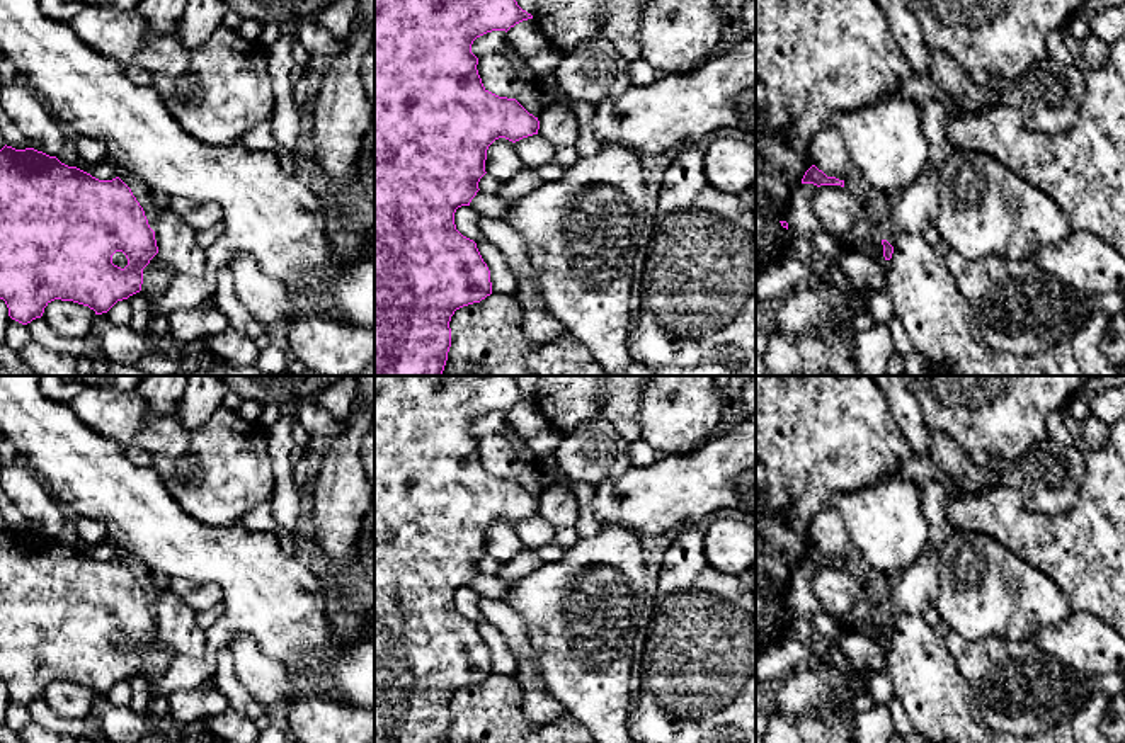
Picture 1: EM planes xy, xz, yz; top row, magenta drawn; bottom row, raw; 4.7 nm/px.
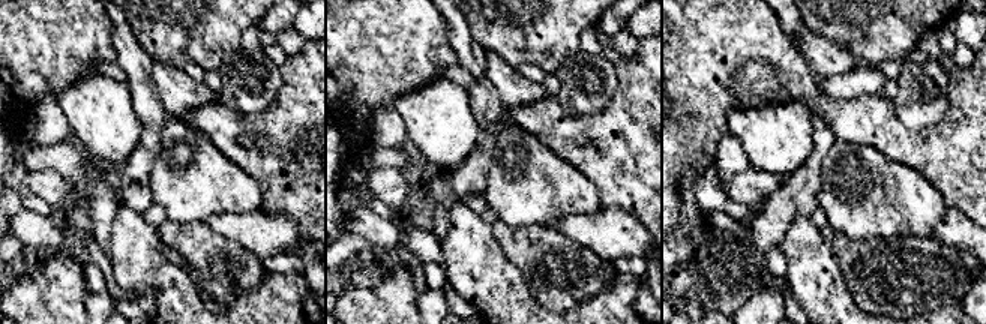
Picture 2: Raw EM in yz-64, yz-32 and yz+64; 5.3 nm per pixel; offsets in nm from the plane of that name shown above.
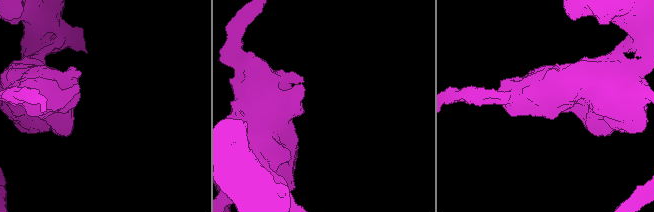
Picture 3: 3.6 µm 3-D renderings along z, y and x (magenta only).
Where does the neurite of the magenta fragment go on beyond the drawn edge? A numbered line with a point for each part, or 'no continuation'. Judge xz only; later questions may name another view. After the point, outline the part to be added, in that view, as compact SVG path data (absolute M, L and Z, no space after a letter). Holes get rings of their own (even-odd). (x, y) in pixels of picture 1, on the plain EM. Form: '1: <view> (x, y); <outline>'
no continuation

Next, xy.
no continuation

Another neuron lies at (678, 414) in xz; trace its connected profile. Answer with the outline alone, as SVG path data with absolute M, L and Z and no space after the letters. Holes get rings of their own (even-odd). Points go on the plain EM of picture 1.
M652 376L642 394L642 439L664 456L693 452L722 430L725 401L713 376Z

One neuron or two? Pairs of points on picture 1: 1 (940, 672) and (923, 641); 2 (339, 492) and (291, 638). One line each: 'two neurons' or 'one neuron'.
1: one neuron
2: two neurons

